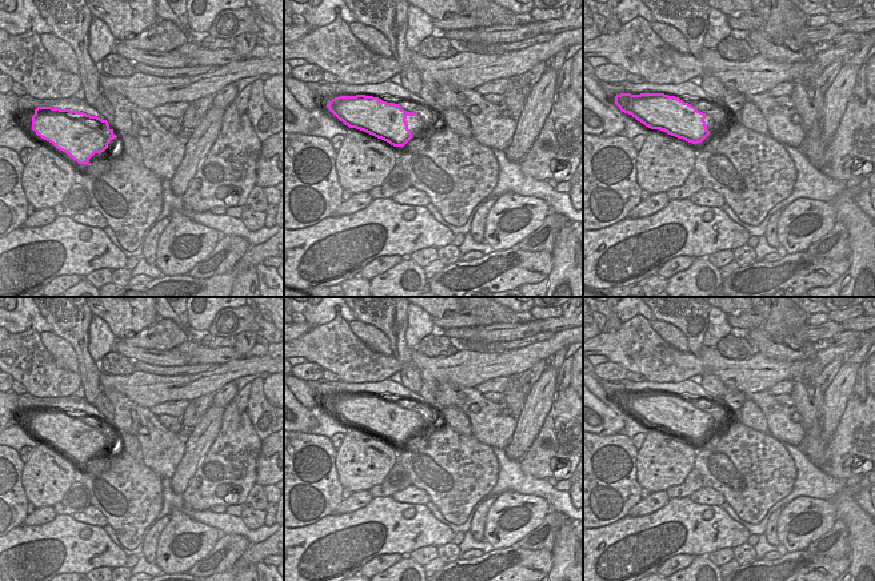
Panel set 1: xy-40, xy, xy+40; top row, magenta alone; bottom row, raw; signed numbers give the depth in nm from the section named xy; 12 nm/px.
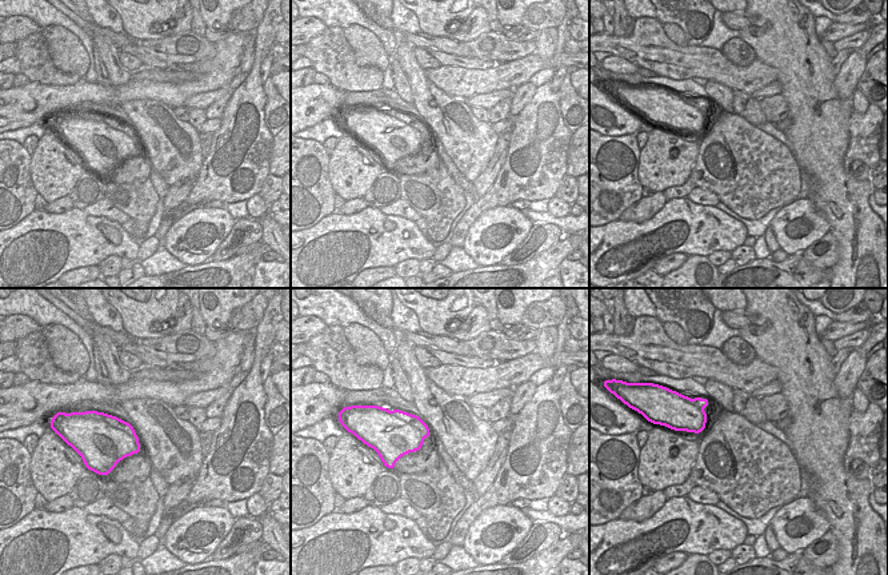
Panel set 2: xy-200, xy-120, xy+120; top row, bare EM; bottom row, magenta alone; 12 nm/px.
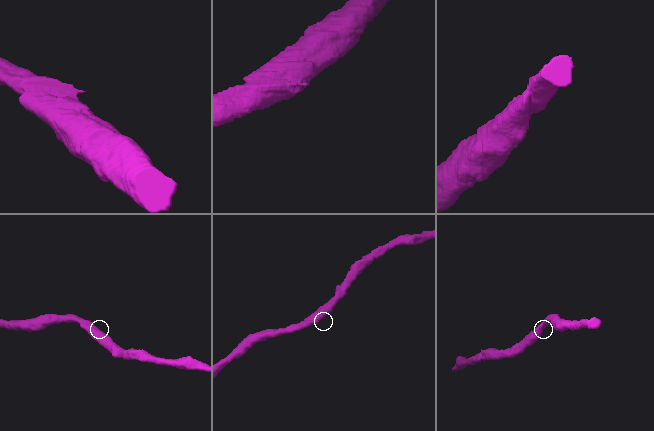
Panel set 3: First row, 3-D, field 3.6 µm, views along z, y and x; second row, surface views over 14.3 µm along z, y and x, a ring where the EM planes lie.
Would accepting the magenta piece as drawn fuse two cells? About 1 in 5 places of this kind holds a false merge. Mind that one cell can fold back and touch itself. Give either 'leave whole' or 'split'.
leave whole

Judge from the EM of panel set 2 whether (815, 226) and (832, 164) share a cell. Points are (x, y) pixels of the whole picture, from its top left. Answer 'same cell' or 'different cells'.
different cells

